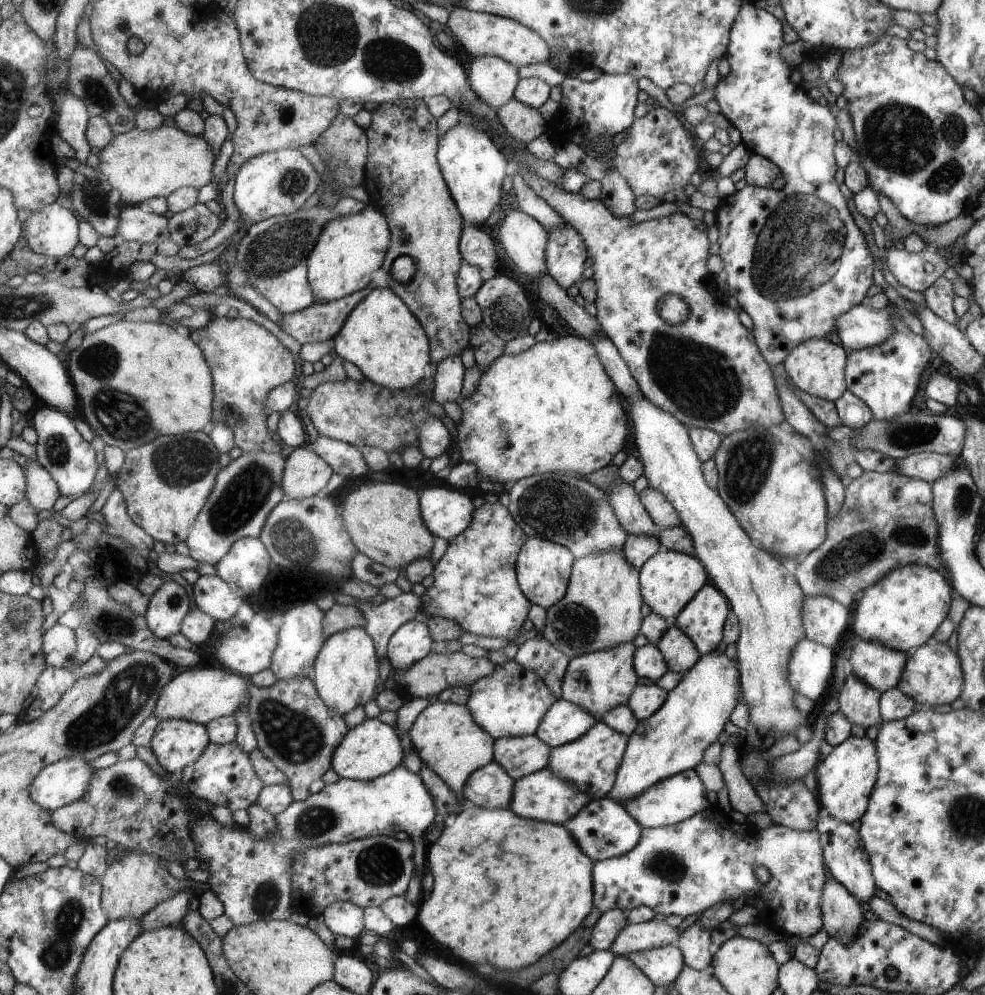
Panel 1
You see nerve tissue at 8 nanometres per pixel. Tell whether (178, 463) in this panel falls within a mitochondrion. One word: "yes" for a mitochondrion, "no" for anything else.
yes

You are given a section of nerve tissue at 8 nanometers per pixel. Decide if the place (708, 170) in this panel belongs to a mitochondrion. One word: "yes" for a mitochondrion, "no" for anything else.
no

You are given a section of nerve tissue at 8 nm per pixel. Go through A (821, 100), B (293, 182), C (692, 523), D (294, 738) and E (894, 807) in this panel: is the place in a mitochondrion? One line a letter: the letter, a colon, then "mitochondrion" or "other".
A: other
B: mitochondrion
C: other
D: mitochondrion
E: other

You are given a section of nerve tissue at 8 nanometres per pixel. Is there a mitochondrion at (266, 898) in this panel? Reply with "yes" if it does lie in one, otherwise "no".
yes

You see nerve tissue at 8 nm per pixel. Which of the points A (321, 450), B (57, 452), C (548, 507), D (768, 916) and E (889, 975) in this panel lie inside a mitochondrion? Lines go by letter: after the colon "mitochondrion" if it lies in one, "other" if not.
A: other
B: mitochondrion
C: mitochondrion
D: other
E: other

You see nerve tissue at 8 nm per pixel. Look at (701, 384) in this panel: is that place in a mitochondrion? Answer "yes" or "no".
yes

